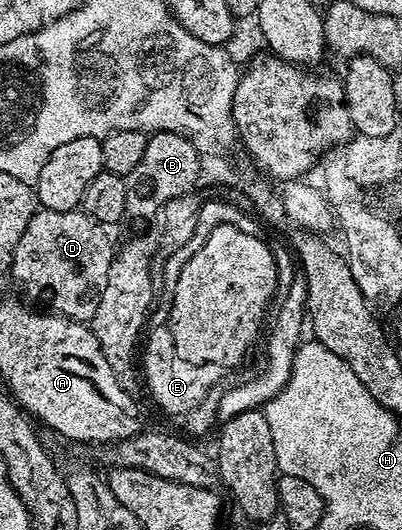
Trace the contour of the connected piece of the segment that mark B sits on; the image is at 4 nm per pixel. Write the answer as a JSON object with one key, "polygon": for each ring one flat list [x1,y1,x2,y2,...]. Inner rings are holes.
{"polygon":[[170,131,151,133,141,161,125,177,125,217,130,220,144,216,153,221,170,200,191,193,198,186,200,158,201,153,186,137]]}

